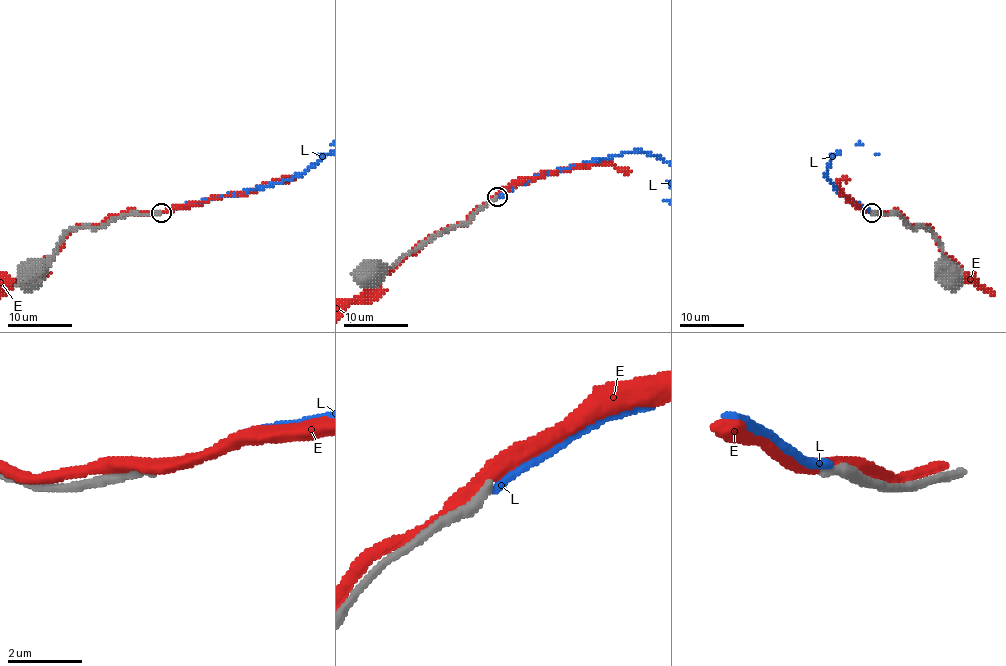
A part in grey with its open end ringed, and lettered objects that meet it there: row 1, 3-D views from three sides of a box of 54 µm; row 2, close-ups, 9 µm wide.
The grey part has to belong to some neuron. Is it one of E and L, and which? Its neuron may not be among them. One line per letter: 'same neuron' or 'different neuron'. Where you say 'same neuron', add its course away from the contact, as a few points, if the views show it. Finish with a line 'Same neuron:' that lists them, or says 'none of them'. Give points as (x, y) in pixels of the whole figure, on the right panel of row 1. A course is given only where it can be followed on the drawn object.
E: different neuron
L: different neuron
Same neuron: none of them

